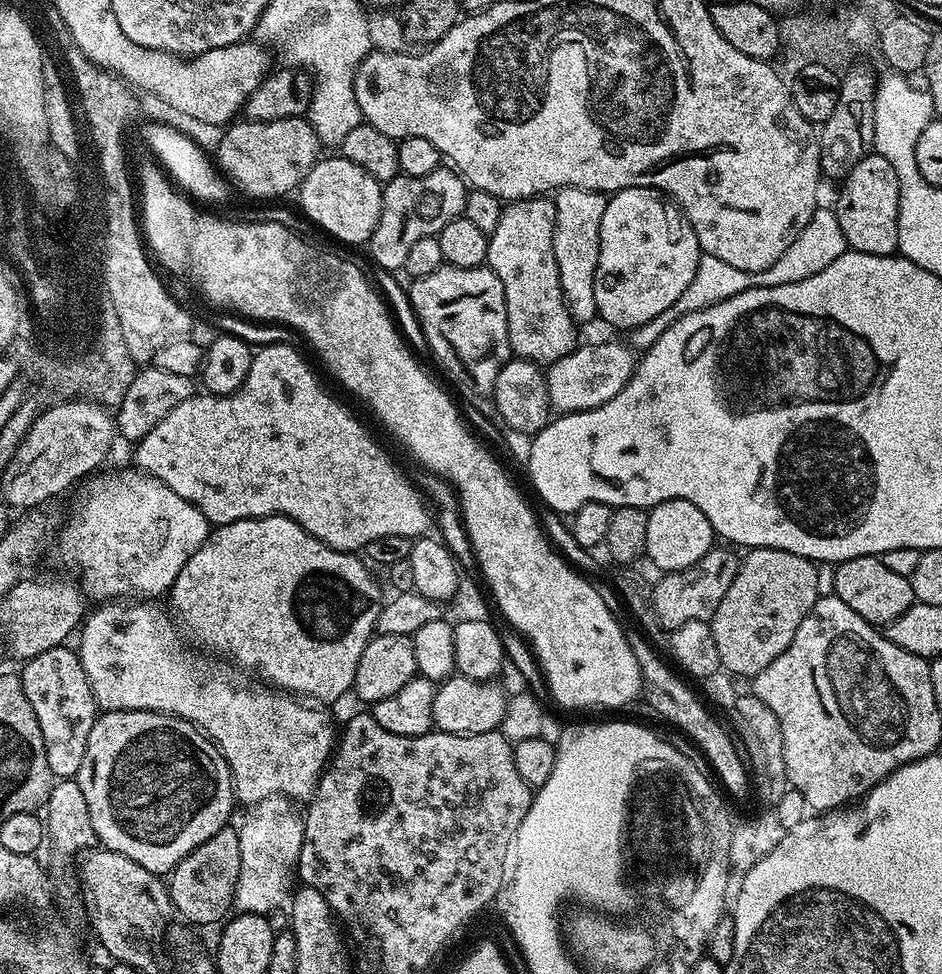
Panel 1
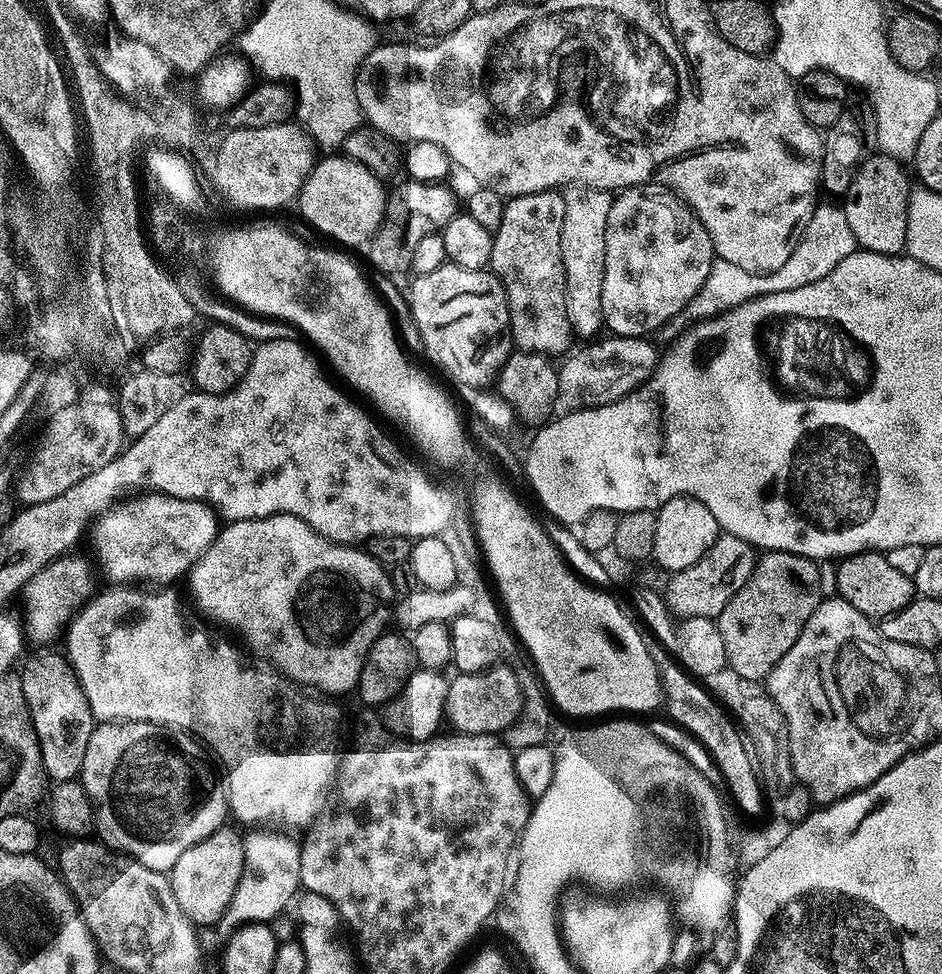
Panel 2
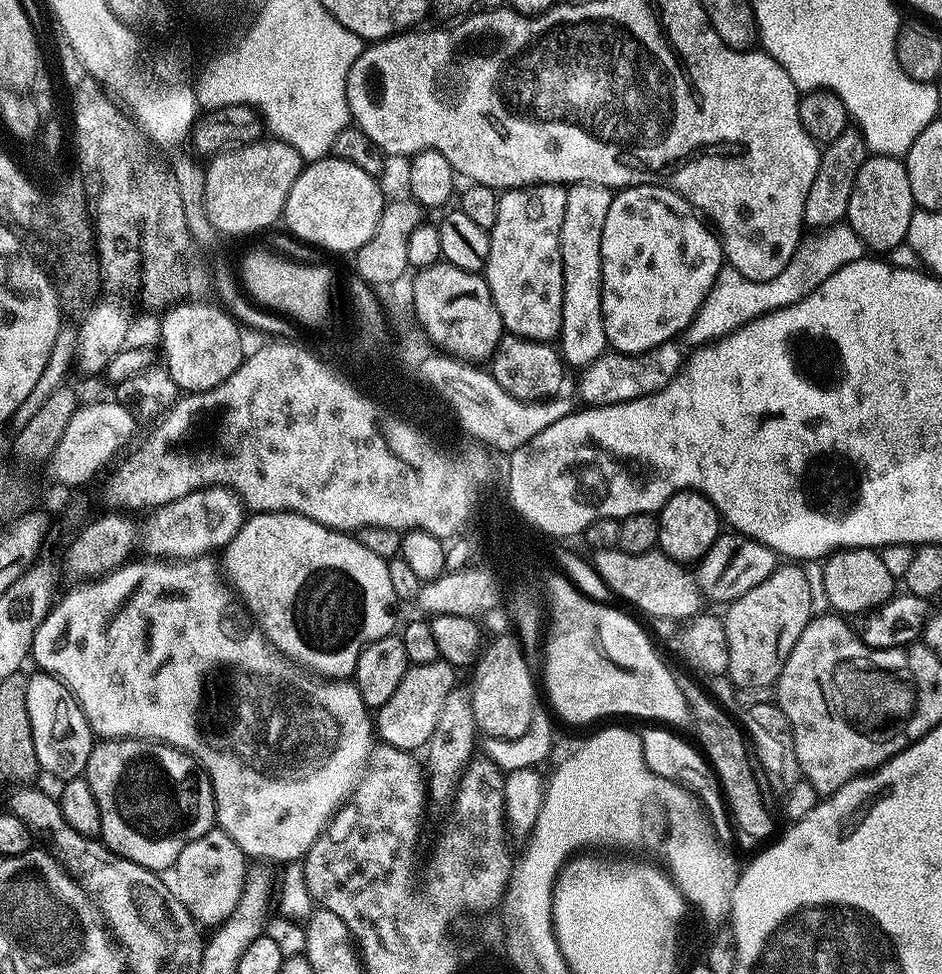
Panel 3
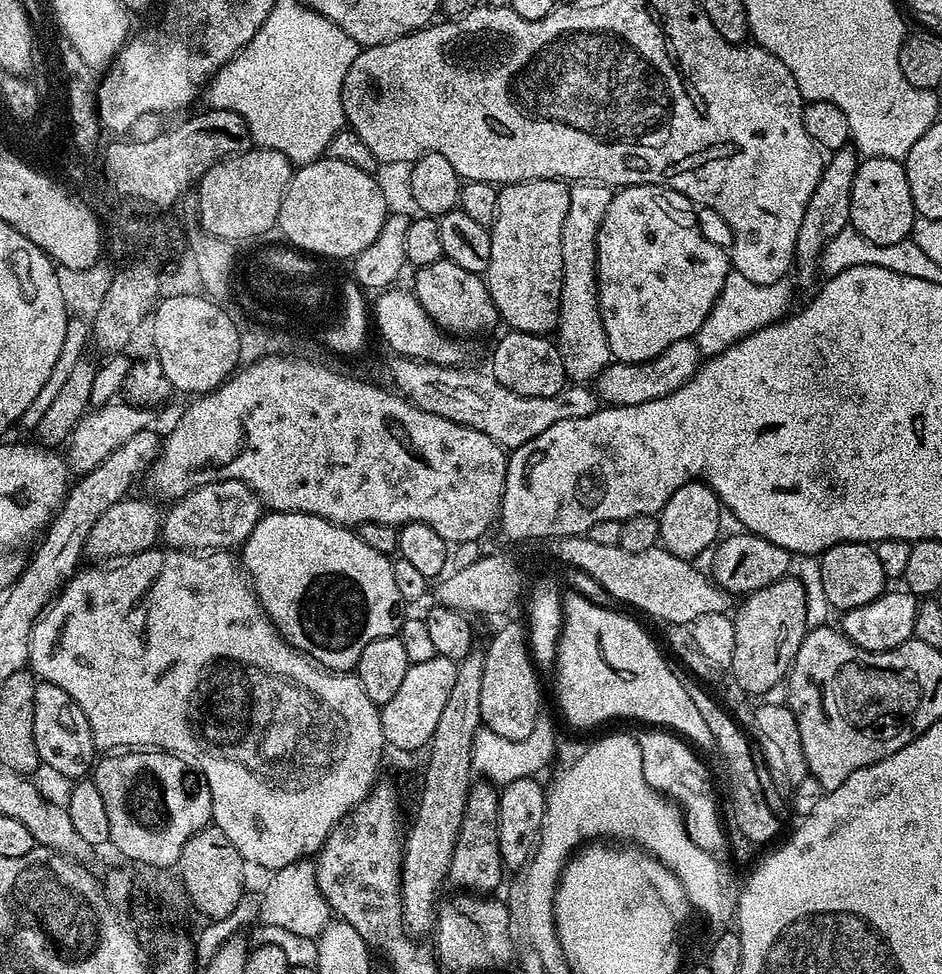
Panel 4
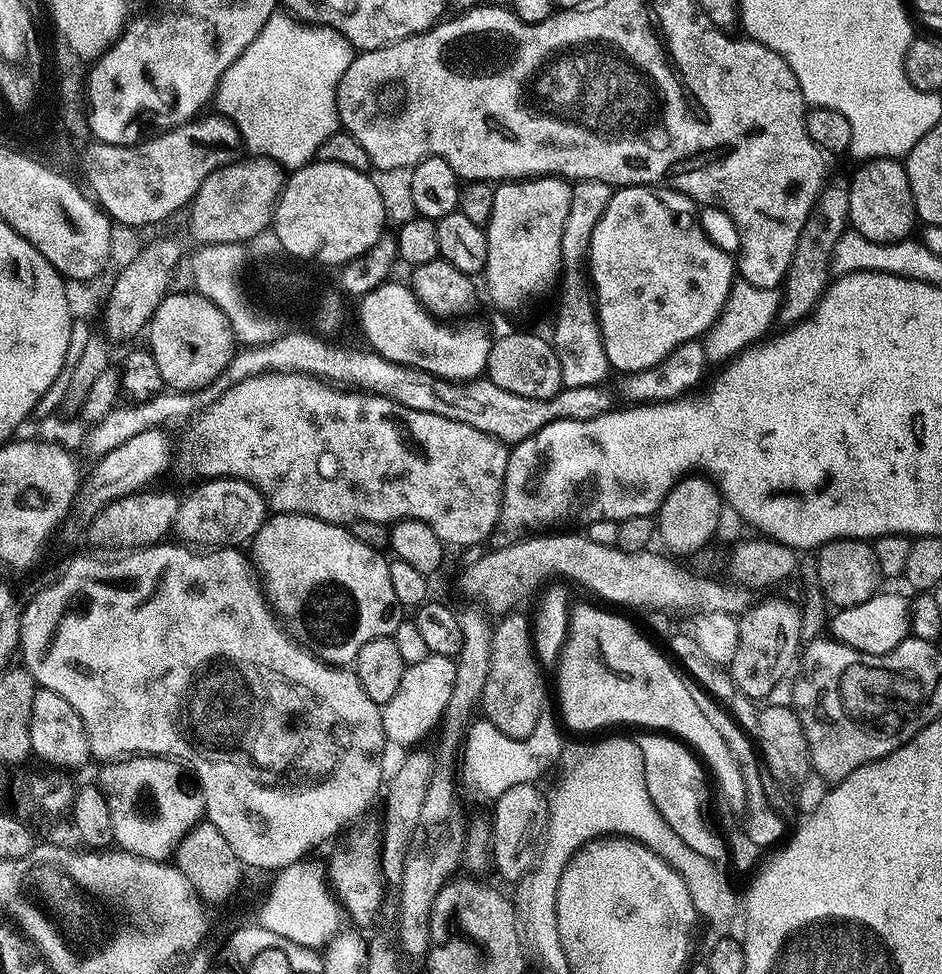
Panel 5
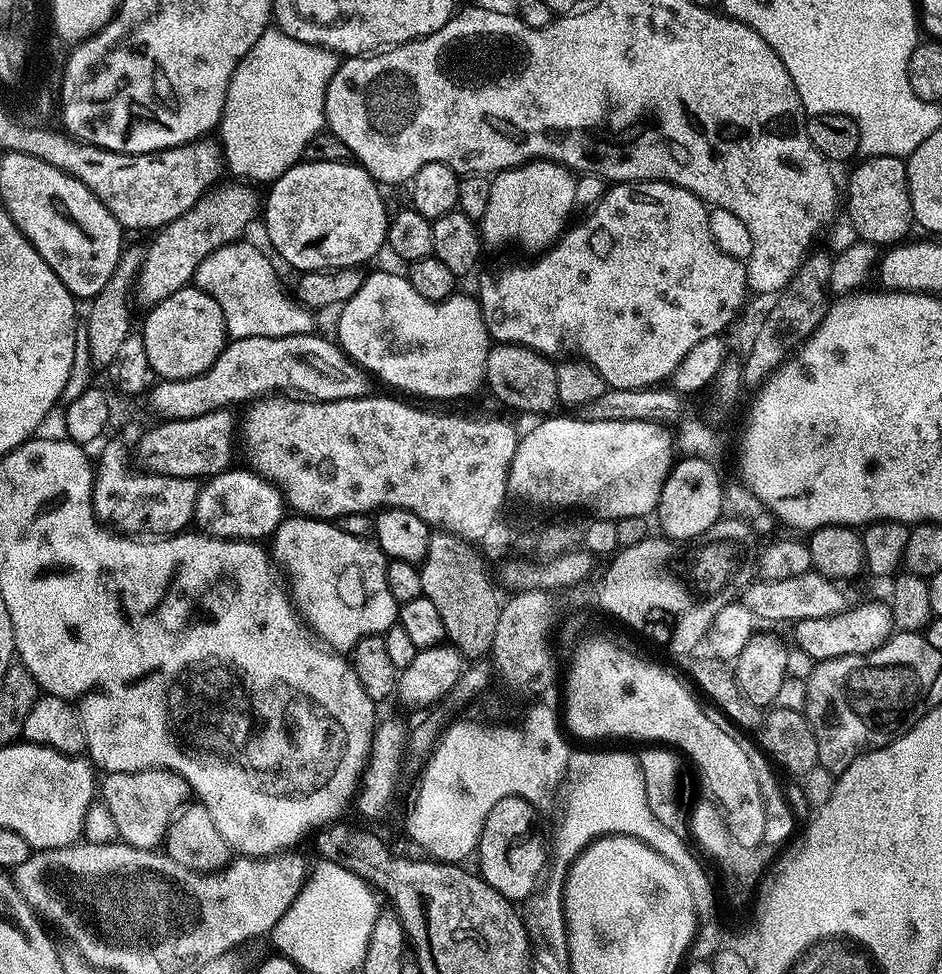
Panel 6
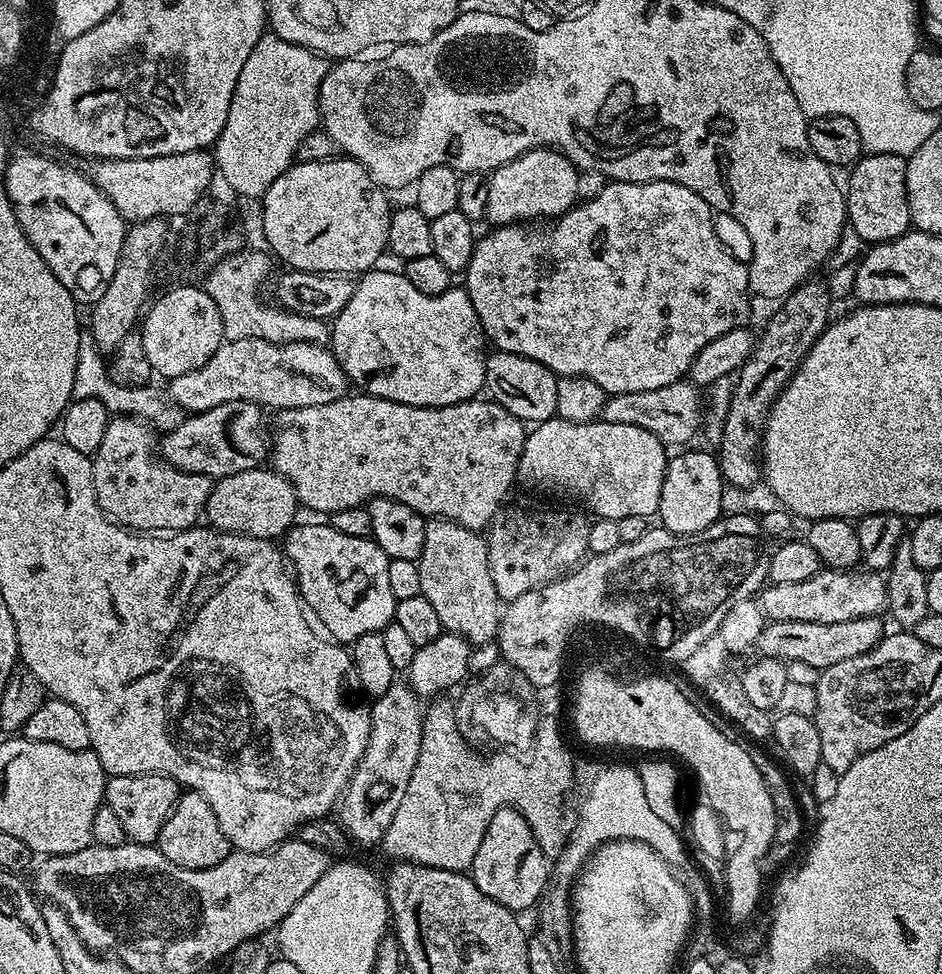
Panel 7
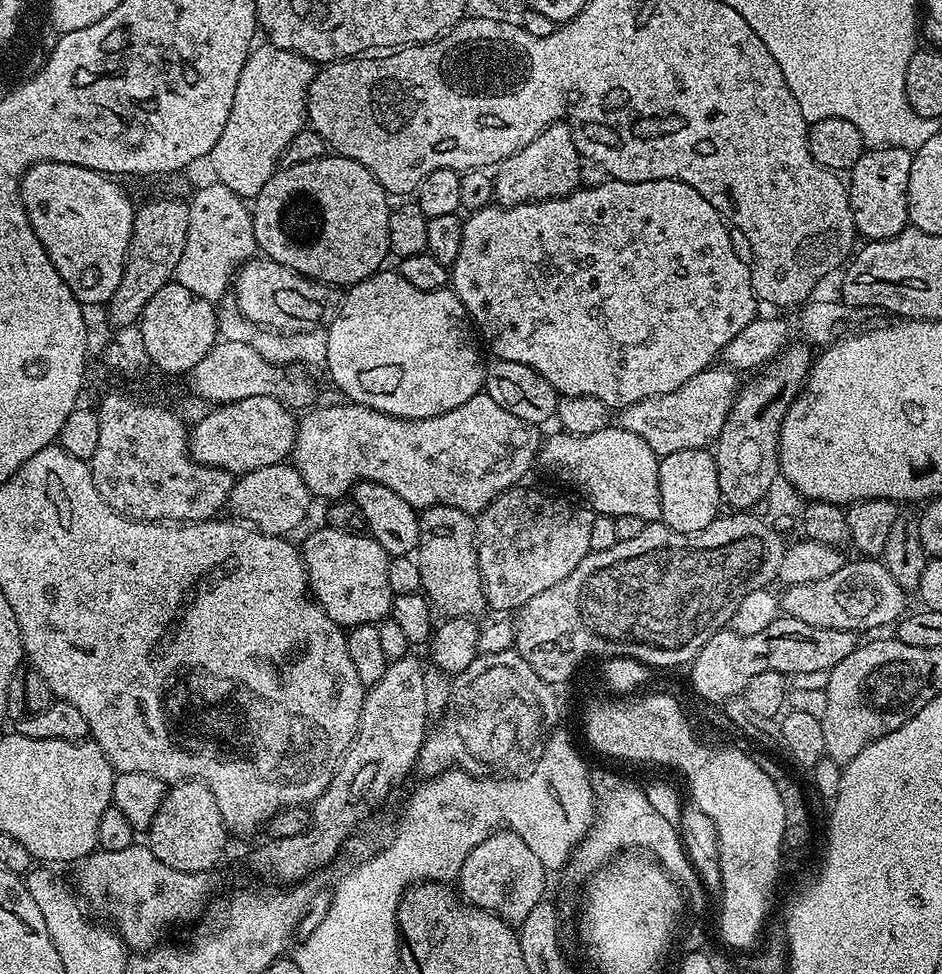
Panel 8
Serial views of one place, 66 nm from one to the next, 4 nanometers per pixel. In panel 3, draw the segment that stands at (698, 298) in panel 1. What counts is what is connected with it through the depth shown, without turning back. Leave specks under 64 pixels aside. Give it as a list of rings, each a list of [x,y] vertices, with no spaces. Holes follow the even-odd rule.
[[[847,222],[830,224],[827,228],[813,231],[808,235],[801,239],[782,274],[774,274],[774,278],[769,280],[751,280],[737,268],[731,266],[721,268],[710,294],[706,294],[702,306],[686,329],[686,337],[688,336],[692,346],[708,344],[722,336],[728,336],[746,322],[762,314],[785,308],[806,298],[815,288],[822,286],[822,282],[830,278],[830,274],[842,270],[842,266],[850,266],[850,262],[865,259],[864,243]]]

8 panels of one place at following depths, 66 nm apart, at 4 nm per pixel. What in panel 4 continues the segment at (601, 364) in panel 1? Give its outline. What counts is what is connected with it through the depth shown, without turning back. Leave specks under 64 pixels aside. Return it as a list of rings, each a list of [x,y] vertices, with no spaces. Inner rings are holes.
[[[695,339],[679,340],[666,346],[666,350],[662,350],[662,354],[652,360],[643,360],[637,364],[609,363],[596,377],[594,391],[608,406],[622,404],[634,406],[642,402],[654,402],[658,398],[669,396],[674,390],[681,388],[687,380],[691,380],[701,363],[702,353],[697,348]]]

